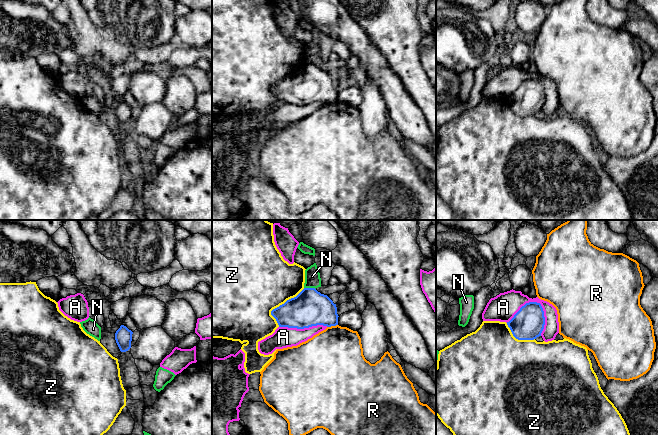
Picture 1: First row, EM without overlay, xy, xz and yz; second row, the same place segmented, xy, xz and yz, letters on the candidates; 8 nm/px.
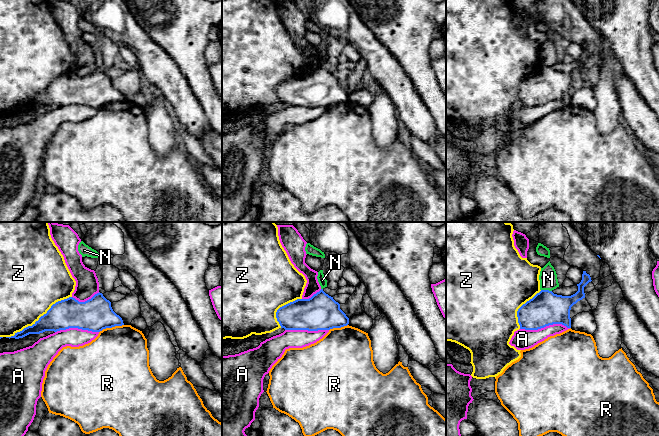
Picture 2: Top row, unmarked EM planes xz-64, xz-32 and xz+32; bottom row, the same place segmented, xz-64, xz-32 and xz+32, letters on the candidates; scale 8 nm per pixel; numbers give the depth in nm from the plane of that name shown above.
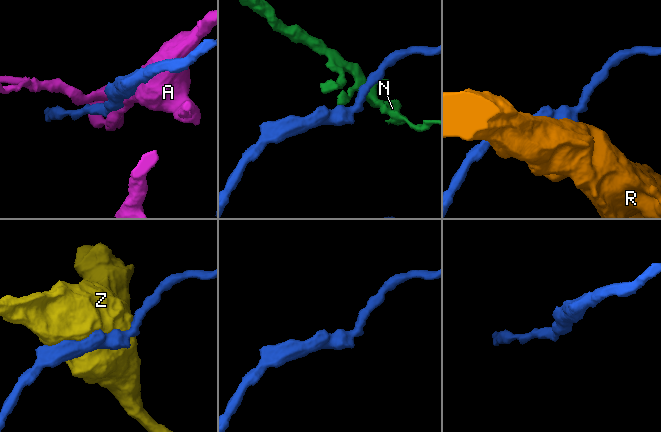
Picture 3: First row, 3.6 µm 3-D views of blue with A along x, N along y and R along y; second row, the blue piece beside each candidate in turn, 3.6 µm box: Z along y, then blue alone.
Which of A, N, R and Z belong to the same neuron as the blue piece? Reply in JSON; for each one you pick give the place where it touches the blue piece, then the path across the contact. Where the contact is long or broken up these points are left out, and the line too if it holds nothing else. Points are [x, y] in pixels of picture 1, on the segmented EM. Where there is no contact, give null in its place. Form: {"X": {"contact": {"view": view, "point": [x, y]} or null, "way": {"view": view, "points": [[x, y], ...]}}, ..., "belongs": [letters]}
{"belongs": []}

